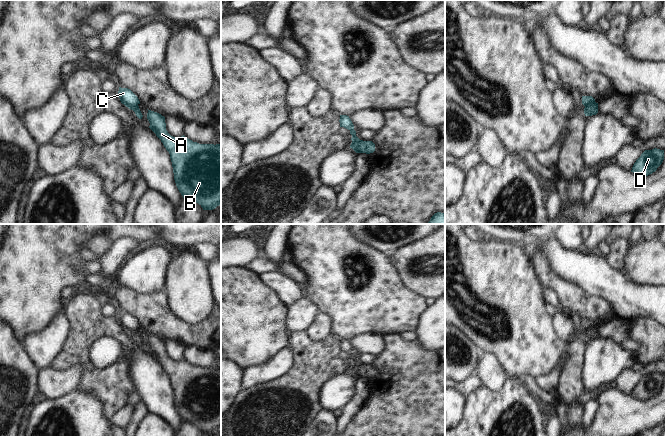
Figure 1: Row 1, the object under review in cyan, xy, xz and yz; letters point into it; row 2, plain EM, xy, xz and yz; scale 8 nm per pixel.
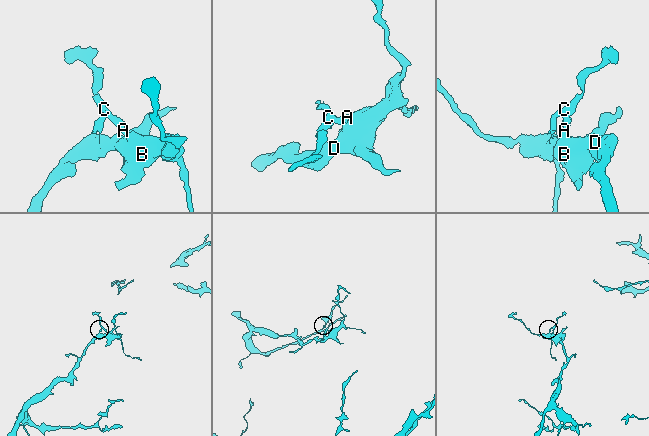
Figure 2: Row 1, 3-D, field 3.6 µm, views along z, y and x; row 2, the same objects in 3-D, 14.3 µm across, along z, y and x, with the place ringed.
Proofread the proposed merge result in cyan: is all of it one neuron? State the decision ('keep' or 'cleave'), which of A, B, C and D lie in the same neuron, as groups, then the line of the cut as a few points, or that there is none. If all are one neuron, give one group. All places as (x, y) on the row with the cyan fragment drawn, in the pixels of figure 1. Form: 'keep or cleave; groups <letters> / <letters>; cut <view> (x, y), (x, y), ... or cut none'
cleave; groups A B D / C; cut xz (359, 139), (355, 151)

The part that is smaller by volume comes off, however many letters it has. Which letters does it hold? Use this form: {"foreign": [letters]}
{"foreign": ["C"]}

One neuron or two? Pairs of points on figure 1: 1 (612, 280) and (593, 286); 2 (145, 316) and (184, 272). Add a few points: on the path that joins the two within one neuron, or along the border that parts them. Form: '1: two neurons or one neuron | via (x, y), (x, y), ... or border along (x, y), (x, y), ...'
1: one neuron | via (607, 282), (598, 282)
2: two neurons | border along (162, 290), (166, 296), (167, 306), (174, 315)

